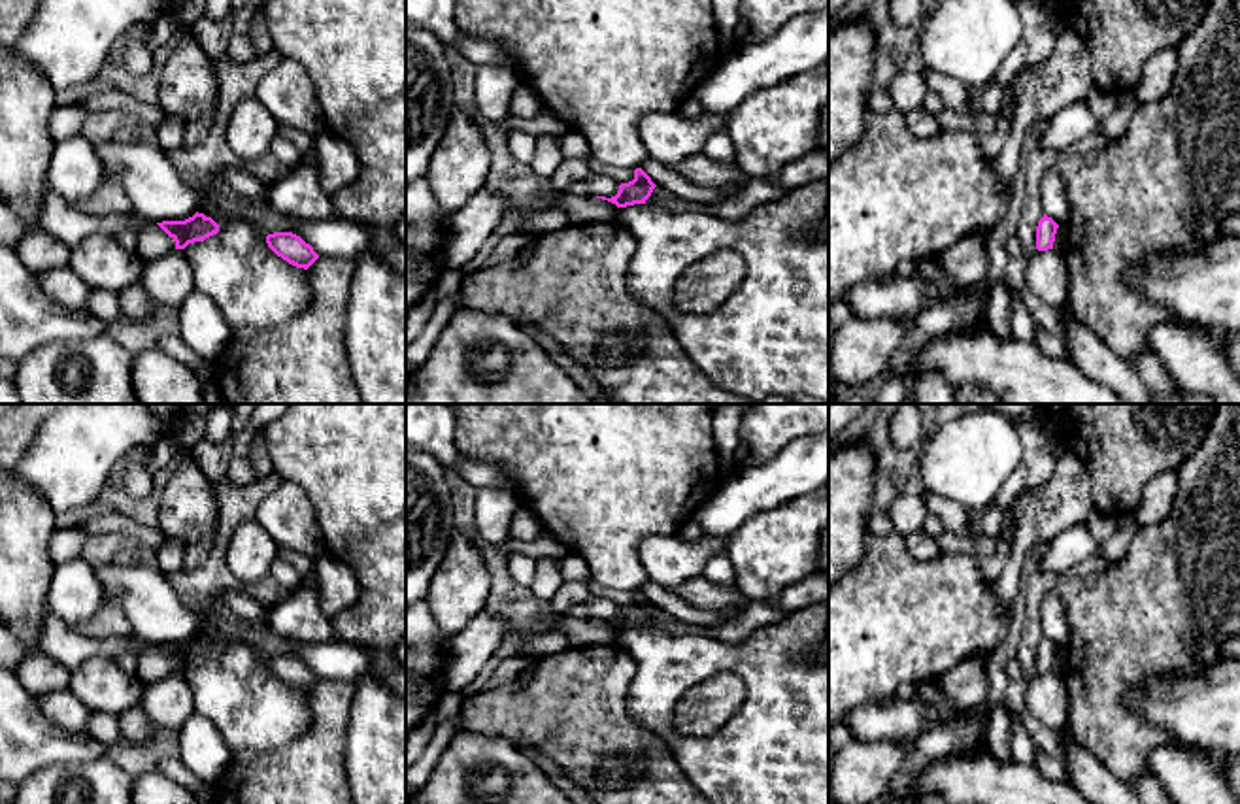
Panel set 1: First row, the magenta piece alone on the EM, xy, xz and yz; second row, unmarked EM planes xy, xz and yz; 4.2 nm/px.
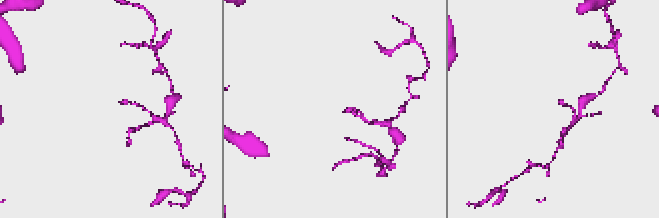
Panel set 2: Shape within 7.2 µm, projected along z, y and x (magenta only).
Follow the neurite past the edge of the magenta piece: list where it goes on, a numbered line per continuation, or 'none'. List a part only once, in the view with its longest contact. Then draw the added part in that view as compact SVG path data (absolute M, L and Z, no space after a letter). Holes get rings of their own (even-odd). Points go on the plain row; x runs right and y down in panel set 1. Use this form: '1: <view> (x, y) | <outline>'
none

